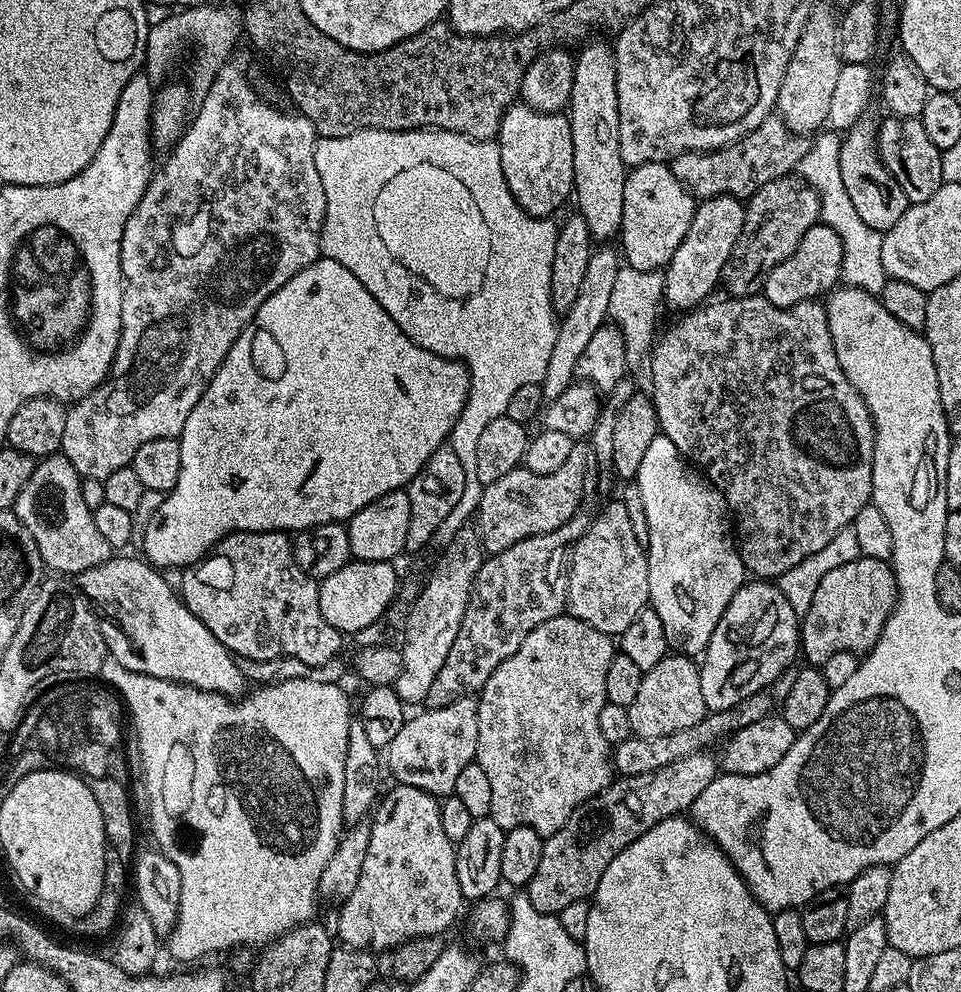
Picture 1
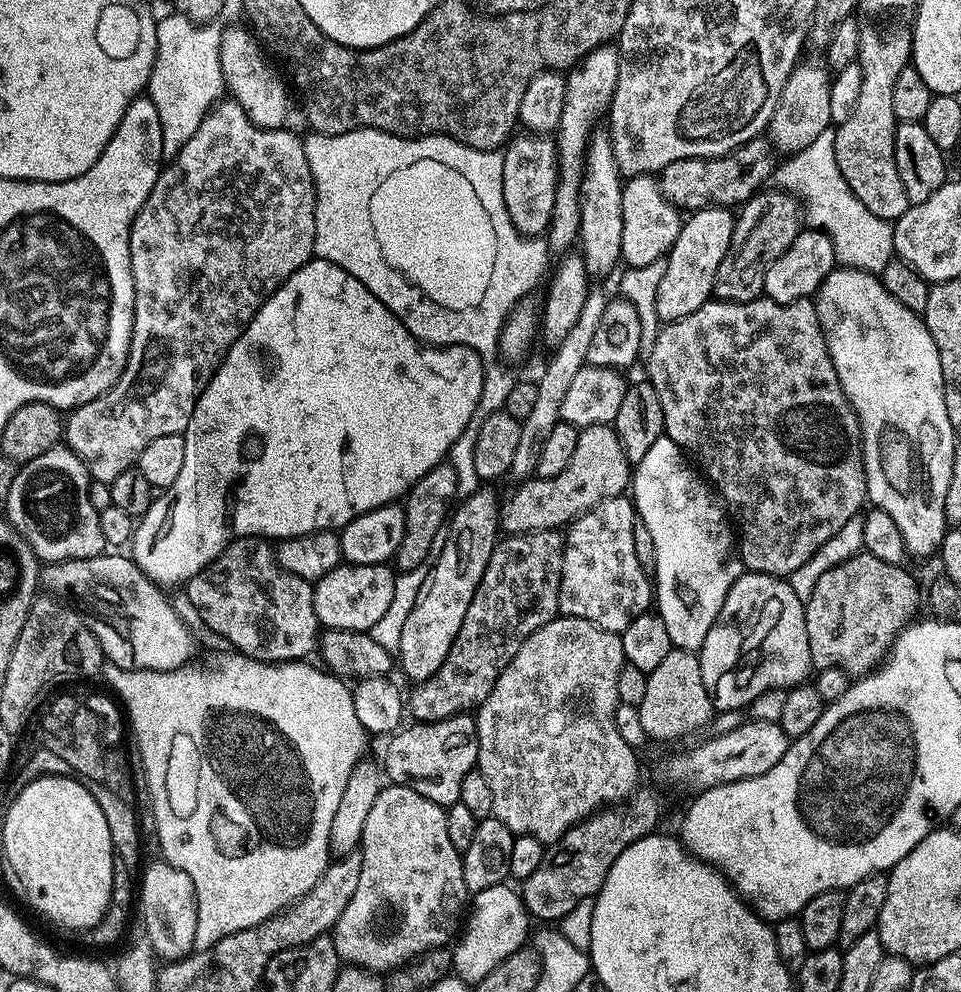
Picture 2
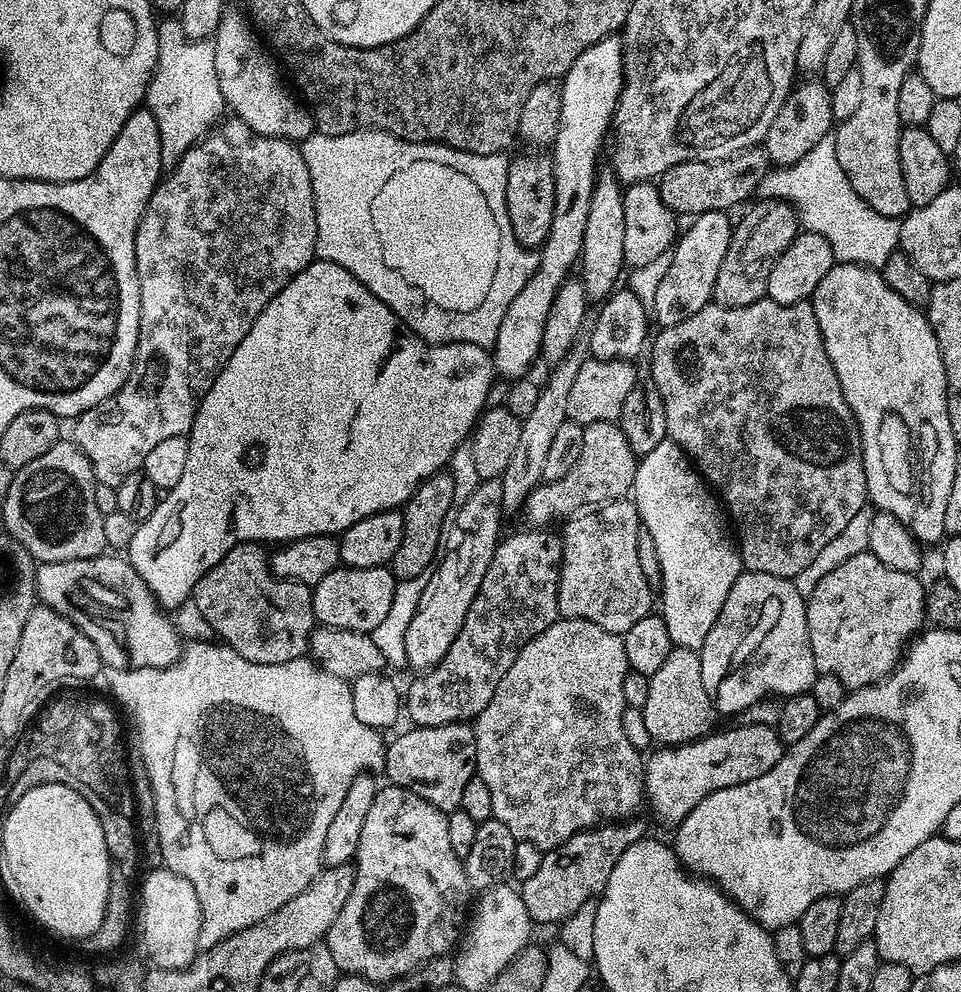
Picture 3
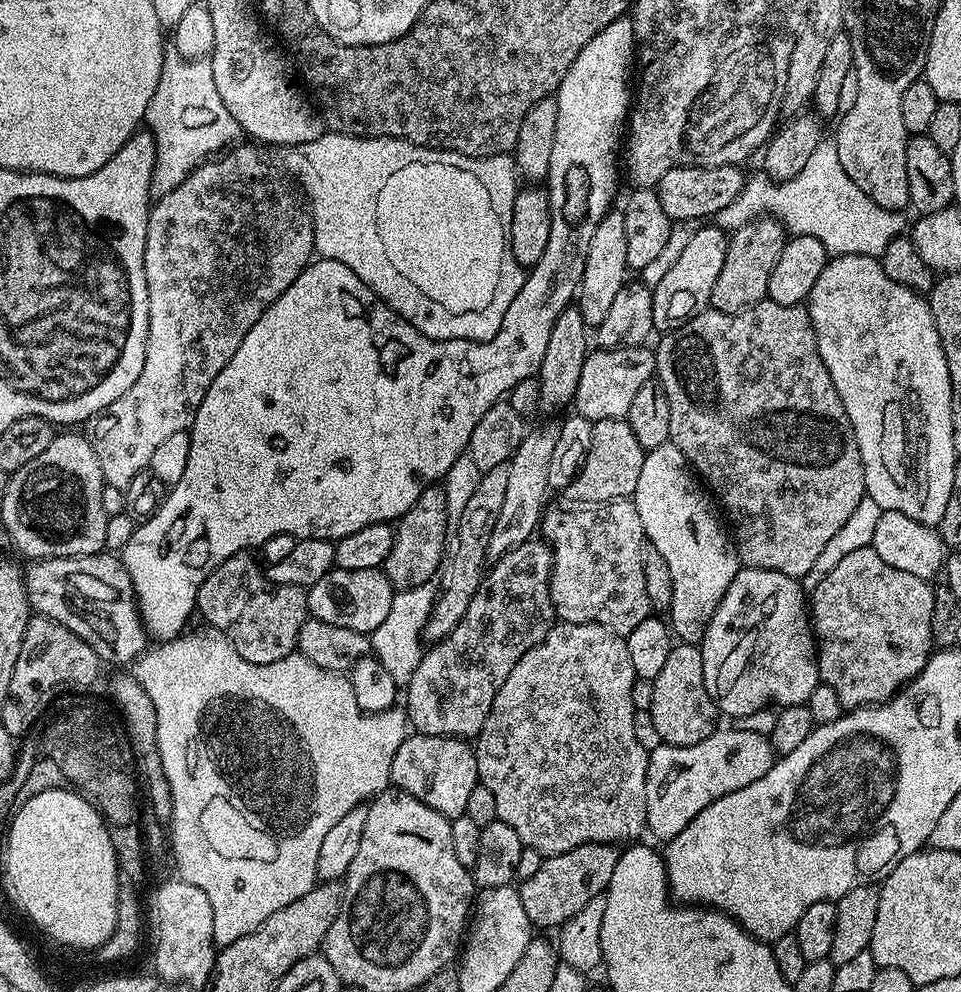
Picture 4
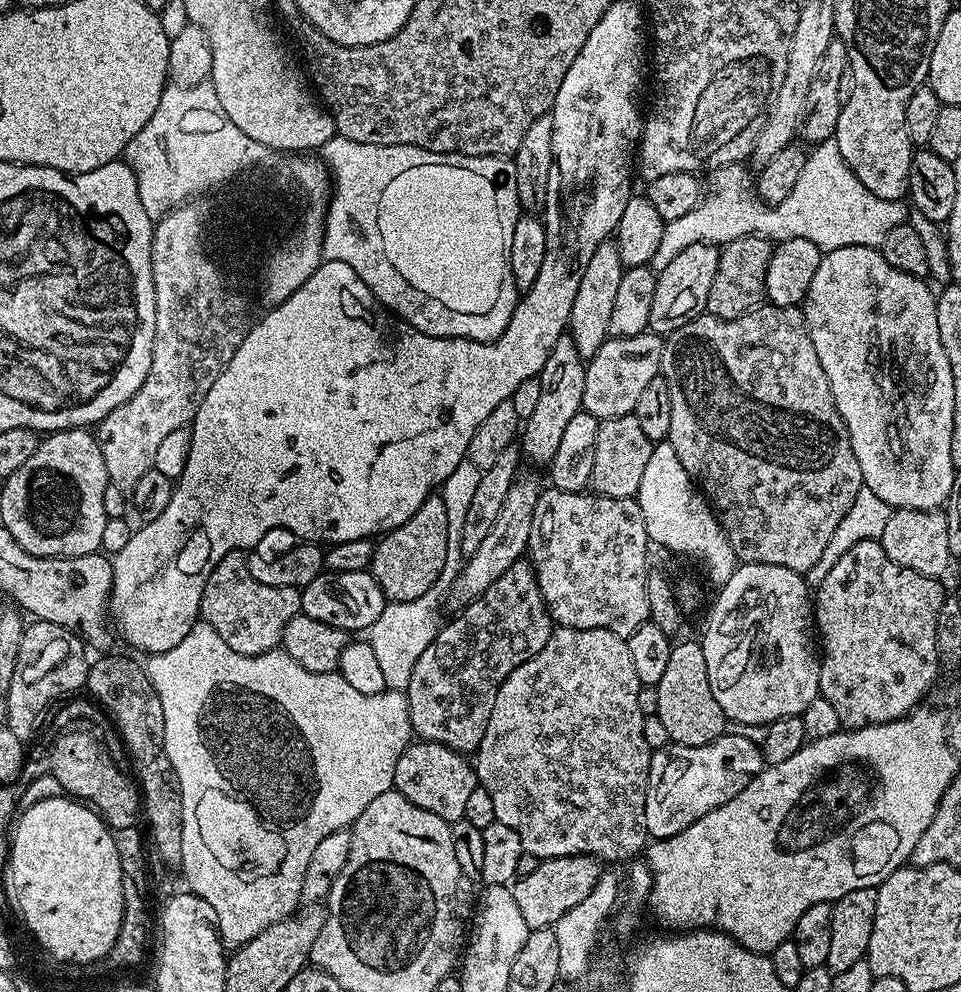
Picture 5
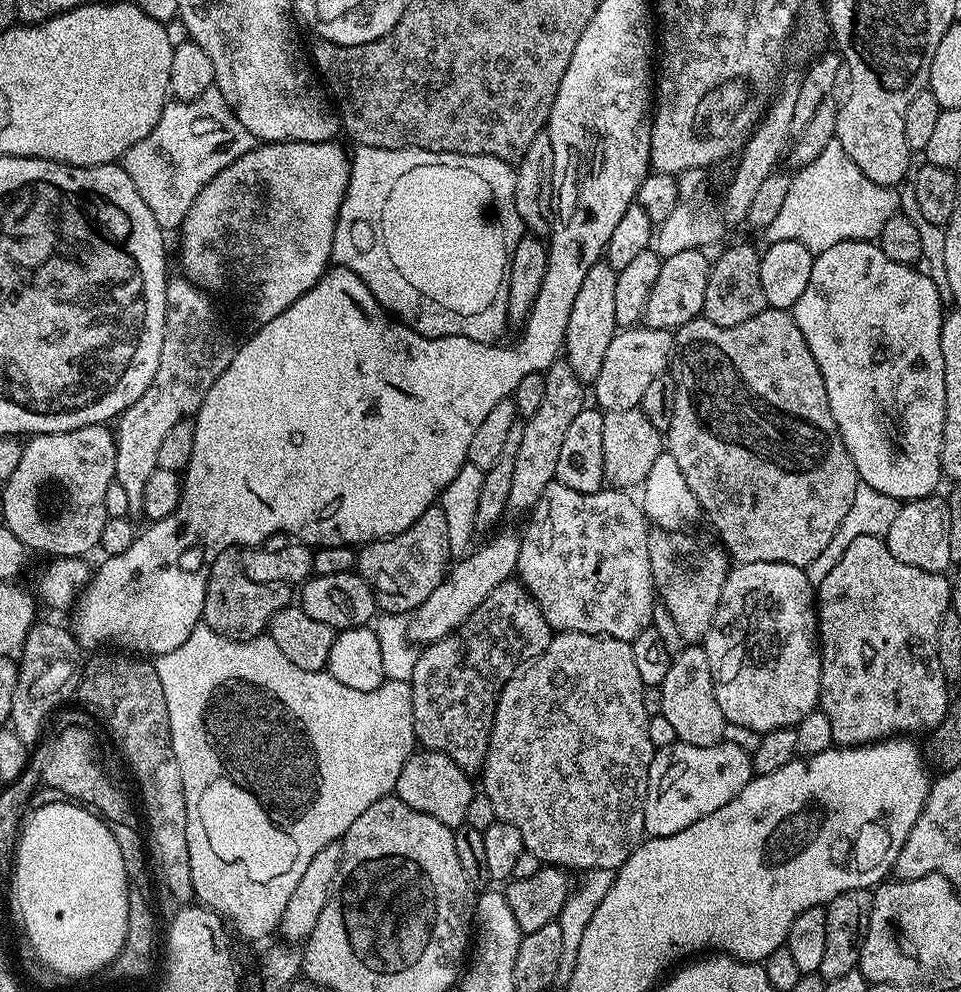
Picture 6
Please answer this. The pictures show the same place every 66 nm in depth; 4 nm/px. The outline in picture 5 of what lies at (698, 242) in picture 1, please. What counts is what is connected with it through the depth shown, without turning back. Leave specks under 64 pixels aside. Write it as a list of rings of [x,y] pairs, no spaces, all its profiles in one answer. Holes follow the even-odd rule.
[[[709,242],[691,244],[658,273],[654,286],[654,306],[650,306],[649,329],[657,334],[667,334],[686,326],[694,318],[705,315],[710,298],[710,285],[714,282],[714,273],[718,271],[720,248]]]

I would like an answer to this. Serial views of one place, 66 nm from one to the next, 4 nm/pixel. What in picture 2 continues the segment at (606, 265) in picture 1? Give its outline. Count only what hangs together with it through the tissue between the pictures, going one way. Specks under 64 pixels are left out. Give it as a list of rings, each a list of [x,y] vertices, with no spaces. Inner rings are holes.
[[[596,290],[589,291],[586,302],[582,305],[582,314],[578,314],[578,322],[574,322],[570,334],[566,334],[566,338],[562,338],[562,342],[551,349],[552,357],[549,358],[544,373],[535,381],[538,386],[538,398],[530,418],[523,420],[520,425],[518,450],[514,454],[514,462],[512,463],[511,475],[513,477],[528,478],[535,473],[542,442],[546,438],[546,434],[550,434],[550,430],[554,430],[556,423],[559,423],[560,407],[562,406],[562,398],[566,395],[566,389],[570,387],[574,374],[578,374],[578,370],[582,370],[588,363],[590,342],[594,338],[598,321],[602,319],[602,310],[606,310],[608,301],[607,295],[603,296]]]

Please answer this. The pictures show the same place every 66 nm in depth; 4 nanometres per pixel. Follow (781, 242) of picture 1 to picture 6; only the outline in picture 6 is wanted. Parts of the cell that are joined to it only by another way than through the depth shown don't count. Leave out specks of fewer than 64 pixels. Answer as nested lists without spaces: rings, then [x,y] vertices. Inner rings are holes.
[[[752,244],[730,245],[709,267],[703,319],[714,322],[714,326],[733,328],[754,318],[754,314],[762,314],[762,310],[767,307],[766,294],[762,294],[762,270],[758,248]]]

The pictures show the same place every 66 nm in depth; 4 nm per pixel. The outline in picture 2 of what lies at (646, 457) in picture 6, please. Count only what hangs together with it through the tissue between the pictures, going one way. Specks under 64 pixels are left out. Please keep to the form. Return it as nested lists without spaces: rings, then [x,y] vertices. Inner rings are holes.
[[[612,424],[582,428],[578,434],[578,446],[574,446],[574,454],[562,474],[554,474],[554,478],[545,480],[525,479],[517,483],[520,485],[505,500],[503,497],[499,505],[499,527],[503,531],[505,528],[508,534],[563,529],[584,512],[589,512],[595,504],[601,504],[612,496],[625,495],[629,491],[632,474],[633,469]]]

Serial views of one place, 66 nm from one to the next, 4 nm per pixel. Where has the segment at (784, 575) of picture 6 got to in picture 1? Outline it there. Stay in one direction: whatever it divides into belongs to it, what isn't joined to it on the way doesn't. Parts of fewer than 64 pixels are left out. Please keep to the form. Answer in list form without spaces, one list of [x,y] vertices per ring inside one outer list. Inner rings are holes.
[[[750,580],[738,588],[734,598],[728,600],[719,621],[713,625],[711,638],[702,654],[699,681],[705,709],[711,712],[728,710],[750,694],[765,691],[778,675],[789,669],[800,652],[799,621],[790,602],[786,601],[785,595],[775,583]]]

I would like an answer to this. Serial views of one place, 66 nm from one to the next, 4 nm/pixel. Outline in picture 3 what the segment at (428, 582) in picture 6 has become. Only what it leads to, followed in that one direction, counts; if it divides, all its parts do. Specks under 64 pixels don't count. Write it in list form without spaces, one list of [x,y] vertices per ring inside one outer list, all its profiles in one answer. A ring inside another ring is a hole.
[[[448,470],[435,472],[428,480],[417,483],[416,493],[402,508],[404,513],[402,542],[390,565],[392,575],[397,581],[421,578],[437,563],[438,553],[442,548],[442,537],[445,535],[446,525],[454,508],[453,498],[454,481]]]

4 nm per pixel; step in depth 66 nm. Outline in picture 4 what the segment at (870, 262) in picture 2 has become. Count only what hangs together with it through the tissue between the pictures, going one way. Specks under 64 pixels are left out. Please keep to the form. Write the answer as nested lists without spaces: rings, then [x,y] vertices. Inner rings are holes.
[[[821,138],[818,150],[806,161],[806,167],[798,170],[794,178],[779,182],[768,177],[768,173],[757,170],[744,181],[744,189],[730,206],[717,213],[715,223],[725,233],[737,232],[746,222],[757,220],[760,216],[770,216],[779,220],[792,236],[809,236],[818,238],[822,246],[832,256],[849,256],[862,254],[879,258],[890,246],[894,237],[905,231],[903,211],[886,210],[886,206],[878,206],[874,198],[870,198],[842,170],[842,162],[838,162],[838,146],[835,139]]]

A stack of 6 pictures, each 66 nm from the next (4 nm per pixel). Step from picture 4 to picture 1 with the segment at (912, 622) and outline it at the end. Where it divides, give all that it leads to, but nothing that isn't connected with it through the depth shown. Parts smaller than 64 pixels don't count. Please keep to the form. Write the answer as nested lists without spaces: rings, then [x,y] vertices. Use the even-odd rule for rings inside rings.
[[[860,555],[846,566],[837,566],[818,582],[810,610],[799,621],[799,651],[812,666],[824,665],[830,654],[839,652],[866,654],[878,642],[895,605],[896,576],[889,561]]]

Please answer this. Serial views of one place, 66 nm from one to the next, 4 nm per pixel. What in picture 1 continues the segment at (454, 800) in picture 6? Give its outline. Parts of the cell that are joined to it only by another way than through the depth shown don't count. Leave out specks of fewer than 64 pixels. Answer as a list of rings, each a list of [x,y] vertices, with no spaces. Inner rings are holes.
[[[475,695],[463,696],[450,706],[420,710],[417,716],[409,715],[394,742],[386,749],[386,768],[392,771],[396,784],[414,786],[414,790],[429,792],[443,798],[453,795],[454,782],[467,764],[473,763],[478,746],[478,706]]]

